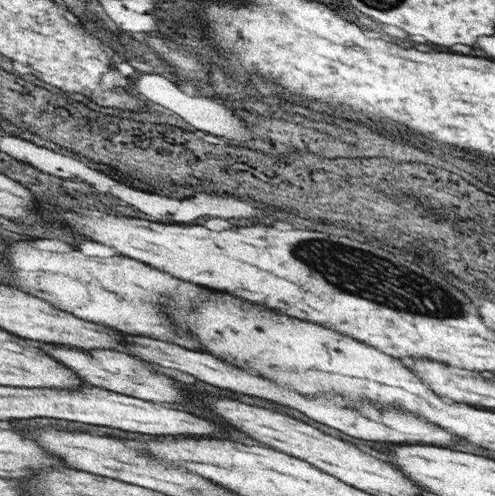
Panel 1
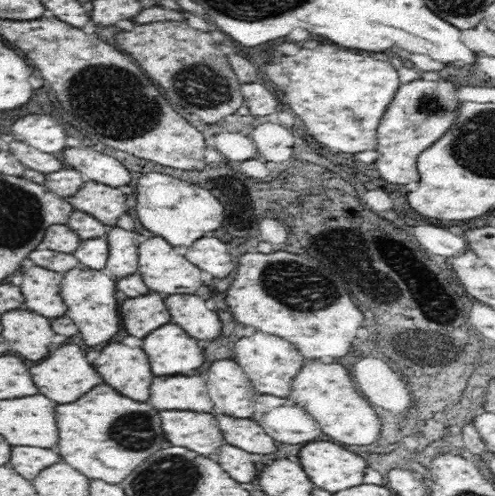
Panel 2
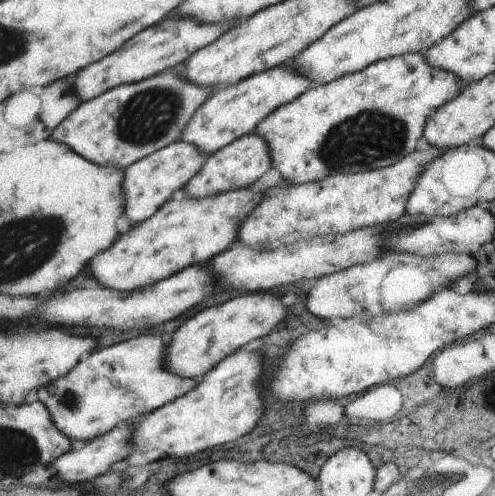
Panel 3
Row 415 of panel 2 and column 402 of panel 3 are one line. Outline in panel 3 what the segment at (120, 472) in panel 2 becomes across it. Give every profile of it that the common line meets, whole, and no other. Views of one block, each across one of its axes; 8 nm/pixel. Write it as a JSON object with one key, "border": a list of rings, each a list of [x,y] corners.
{"border":[[[407,54],[399,58],[381,60],[367,66],[361,72],[341,76],[329,84],[305,90],[305,94],[301,94],[293,102],[265,116],[251,134],[265,140],[271,168],[281,174],[285,186],[321,182],[337,174],[359,174],[369,170],[381,170],[413,154],[415,142],[423,136],[427,116],[459,94],[455,80],[457,78],[453,74],[429,68],[421,60],[421,54]]]}

